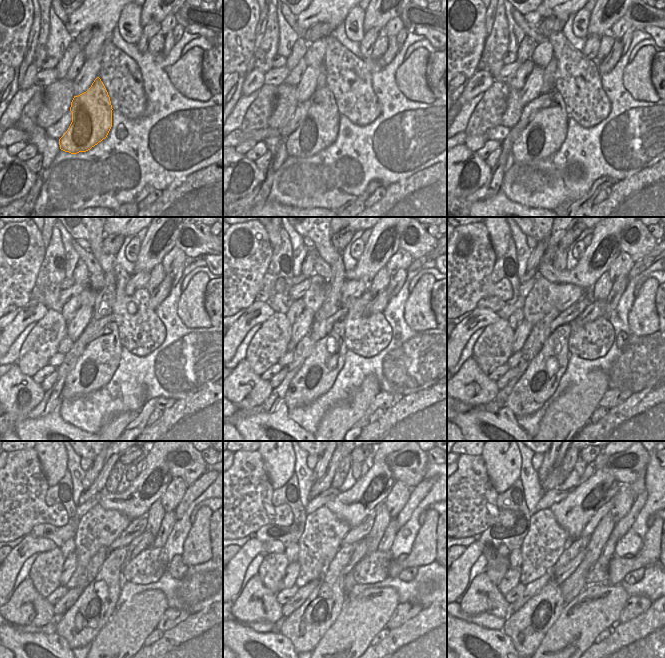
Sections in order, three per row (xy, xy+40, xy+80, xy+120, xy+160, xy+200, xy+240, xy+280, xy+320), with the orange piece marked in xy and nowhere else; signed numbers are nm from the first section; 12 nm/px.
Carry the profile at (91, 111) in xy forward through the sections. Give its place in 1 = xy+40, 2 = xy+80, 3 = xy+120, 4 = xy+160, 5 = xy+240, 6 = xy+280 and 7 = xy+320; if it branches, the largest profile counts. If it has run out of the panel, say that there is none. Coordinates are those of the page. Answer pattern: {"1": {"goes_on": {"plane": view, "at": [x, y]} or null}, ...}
{"1": {"goes_on": {"plane": "xy+40", "at": [318, 129]}}, "2": {"goes_on": {"plane": "xy+80", "at": [544, 135]}}, "3": {"goes_on": {"plane": "xy+120", "at": [94, 368]}}, "4": {"goes_on": {"plane": "xy+160", "at": [319, 370]}}, "5": {"goes_on": {"plane": "xy+240", "at": [80, 624]}}, "6": {"goes_on": {"plane": "xy+280", "at": [305, 627]}}, "7": {"goes_on": {"plane": "xy+320", "at": [527, 627]}}}

